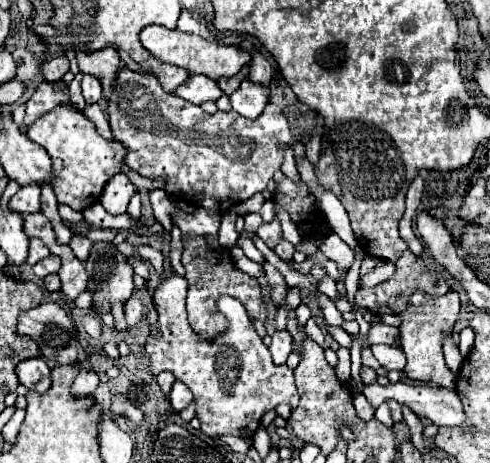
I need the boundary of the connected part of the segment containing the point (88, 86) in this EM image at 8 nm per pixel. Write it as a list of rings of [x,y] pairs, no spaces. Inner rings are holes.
[[[83,75],[81,87],[83,87],[83,97],[87,103],[97,103],[103,97],[101,83],[99,79],[95,79],[95,75]]]

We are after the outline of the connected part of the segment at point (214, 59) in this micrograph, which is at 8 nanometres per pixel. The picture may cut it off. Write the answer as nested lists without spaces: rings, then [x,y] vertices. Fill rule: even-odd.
[[[161,25],[143,27],[141,43],[159,61],[179,65],[179,67],[187,69],[189,73],[201,73],[201,75],[207,75],[215,81],[221,77],[231,77],[231,75],[239,73],[239,69],[251,61],[251,55],[245,49],[239,49],[233,45],[217,45],[217,43],[211,43],[199,35],[181,33],[179,29],[167,29]]]

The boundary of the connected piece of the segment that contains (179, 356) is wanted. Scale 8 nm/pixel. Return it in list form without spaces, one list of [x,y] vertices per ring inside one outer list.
[[[171,273],[153,289],[153,303],[159,315],[163,341],[147,341],[145,357],[149,359],[147,367],[153,375],[169,369],[191,389],[193,397],[197,399],[201,431],[213,439],[221,439],[225,435],[253,437],[261,423],[261,417],[267,411],[271,411],[279,403],[297,407],[297,387],[293,381],[293,371],[287,365],[277,367],[271,363],[269,349],[257,335],[245,307],[229,295],[219,295],[217,311],[225,317],[229,325],[213,339],[205,339],[195,333],[187,321],[185,295],[187,281],[177,273]]]

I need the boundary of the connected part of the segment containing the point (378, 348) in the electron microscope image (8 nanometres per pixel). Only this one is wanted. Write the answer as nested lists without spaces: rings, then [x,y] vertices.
[[[373,345],[373,355],[385,369],[397,369],[403,371],[405,367],[405,355],[403,349],[393,345]]]

